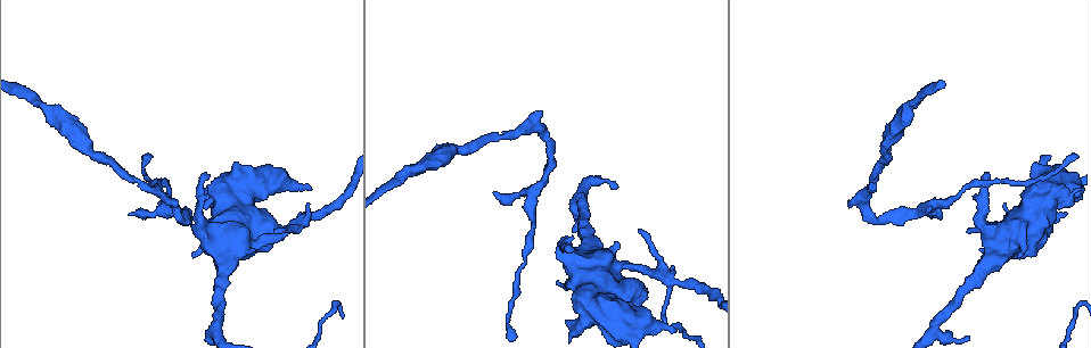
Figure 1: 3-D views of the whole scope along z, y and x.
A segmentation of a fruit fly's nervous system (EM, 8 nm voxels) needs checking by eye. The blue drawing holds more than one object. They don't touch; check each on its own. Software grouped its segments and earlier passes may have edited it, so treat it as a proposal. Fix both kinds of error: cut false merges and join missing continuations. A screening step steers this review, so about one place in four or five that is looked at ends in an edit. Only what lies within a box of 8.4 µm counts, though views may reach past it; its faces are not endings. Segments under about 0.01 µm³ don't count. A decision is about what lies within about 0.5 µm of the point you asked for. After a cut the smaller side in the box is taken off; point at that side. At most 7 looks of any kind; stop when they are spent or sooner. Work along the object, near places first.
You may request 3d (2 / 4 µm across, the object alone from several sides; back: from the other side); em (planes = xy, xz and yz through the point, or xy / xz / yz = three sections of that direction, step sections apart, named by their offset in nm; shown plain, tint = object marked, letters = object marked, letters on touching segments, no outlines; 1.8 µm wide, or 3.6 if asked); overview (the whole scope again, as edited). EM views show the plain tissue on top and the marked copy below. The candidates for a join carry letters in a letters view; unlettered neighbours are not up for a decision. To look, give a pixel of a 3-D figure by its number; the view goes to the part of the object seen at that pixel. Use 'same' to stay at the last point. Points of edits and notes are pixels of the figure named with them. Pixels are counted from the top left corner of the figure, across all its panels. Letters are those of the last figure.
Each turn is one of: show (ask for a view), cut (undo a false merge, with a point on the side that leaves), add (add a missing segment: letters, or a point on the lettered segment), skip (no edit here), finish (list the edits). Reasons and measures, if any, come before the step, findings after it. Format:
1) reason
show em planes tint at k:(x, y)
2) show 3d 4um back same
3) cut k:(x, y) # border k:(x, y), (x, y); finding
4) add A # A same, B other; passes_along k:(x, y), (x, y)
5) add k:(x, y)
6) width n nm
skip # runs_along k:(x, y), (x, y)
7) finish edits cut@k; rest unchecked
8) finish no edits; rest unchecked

branch stops here
show em planes letters at 1:(930, 214)

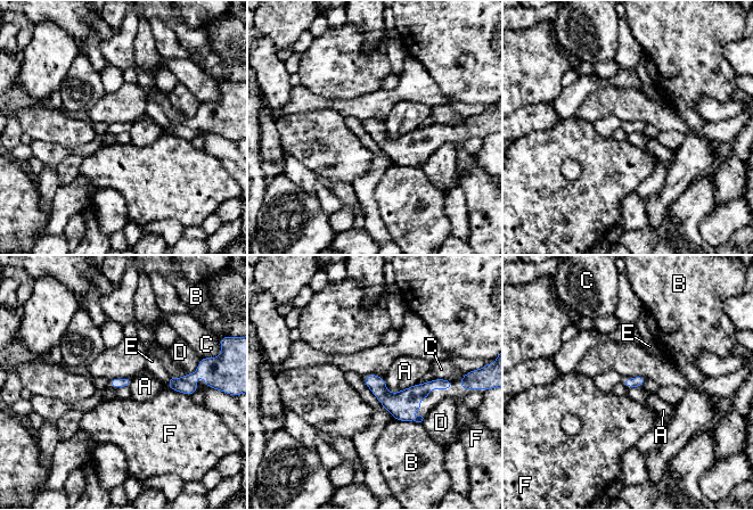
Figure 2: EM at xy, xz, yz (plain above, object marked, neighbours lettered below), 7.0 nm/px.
skip # A other, B other, C other, D other, E other, F other; border 2:(384, 379), (391, 392), (417, 383); no lettered segment goes on from it

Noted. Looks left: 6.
sudden change in width
show em 3.6um yz step 16 tint at 1:(587, 245)

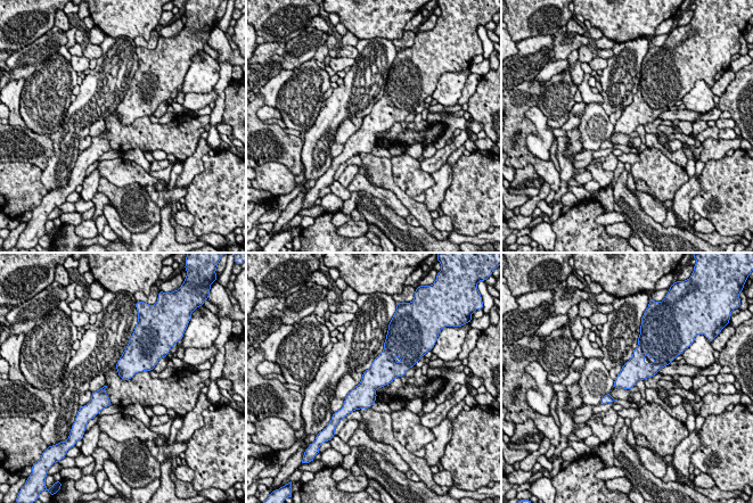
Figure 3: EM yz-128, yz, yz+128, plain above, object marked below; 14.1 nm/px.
show em 3.6um planes letters same

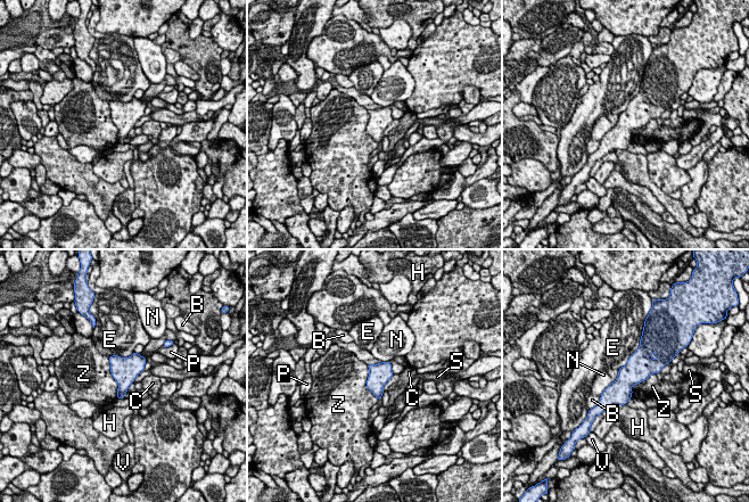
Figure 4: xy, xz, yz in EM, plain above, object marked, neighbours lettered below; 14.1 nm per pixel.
width 300 nm; longest_contact Z 600 nm
skip # B other, C other, E other, H other, N other, P other, S other, V other, Z other; one neuron here

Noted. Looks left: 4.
abrupt turn
show 3d 2um at 1:(658, 273)

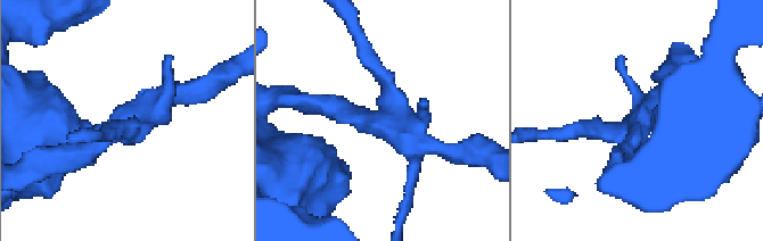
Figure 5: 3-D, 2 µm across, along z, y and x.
need the tissue
show em planes tint at 5:(638, 128)

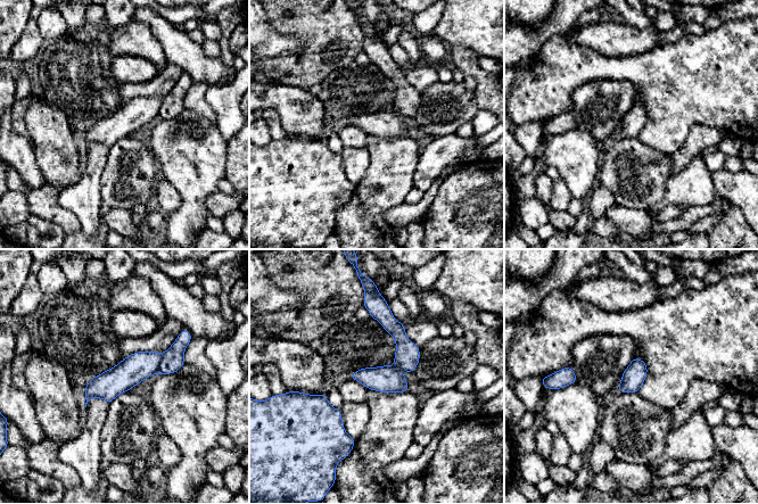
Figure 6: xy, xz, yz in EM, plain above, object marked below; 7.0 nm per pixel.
see the neighbours
show em planes letters same

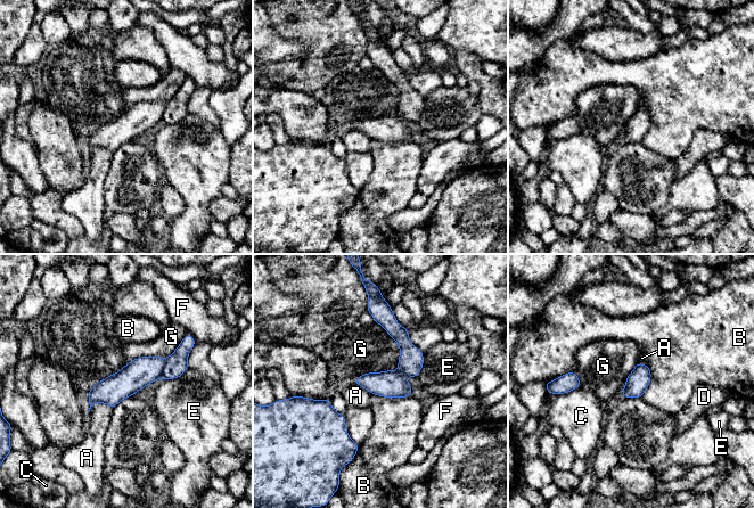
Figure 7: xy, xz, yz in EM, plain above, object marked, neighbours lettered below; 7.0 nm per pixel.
longest_contact G 550 nm
cut 7:(177, 363) # A other, B other, C other, D other, E other, F other, G other; border 7:(166, 359), (160, 377); a second neuron is stuck on

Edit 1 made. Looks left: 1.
finish edits cut@7; rest unchecked

